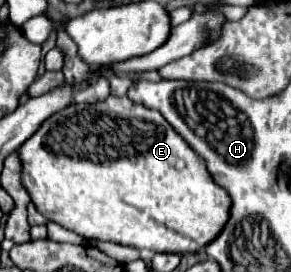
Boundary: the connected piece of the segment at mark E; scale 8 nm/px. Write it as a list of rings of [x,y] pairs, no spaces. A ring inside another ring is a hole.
[[[109,95],[107,101],[95,103],[95,105],[83,105],[83,103],[73,103],[61,111],[57,111],[55,115],[51,115],[49,119],[43,121],[43,125],[19,147],[17,151],[21,165],[23,165],[23,173],[21,173],[21,181],[23,187],[27,189],[31,201],[35,203],[37,211],[53,221],[63,225],[69,231],[75,231],[77,235],[85,237],[85,239],[101,239],[101,241],[113,241],[119,245],[129,245],[135,249],[149,249],[149,251],[161,251],[161,253],[181,253],[181,251],[199,251],[207,245],[207,241],[213,241],[219,235],[219,229],[227,223],[227,213],[229,213],[229,205],[231,199],[227,197],[225,189],[217,187],[205,165],[203,159],[199,159],[199,155],[171,129],[171,125],[163,119],[163,115],[155,109],[147,109],[143,105],[133,103],[129,97],[113,97]],[[79,125],[81,125],[81,157],[79,157]]]

